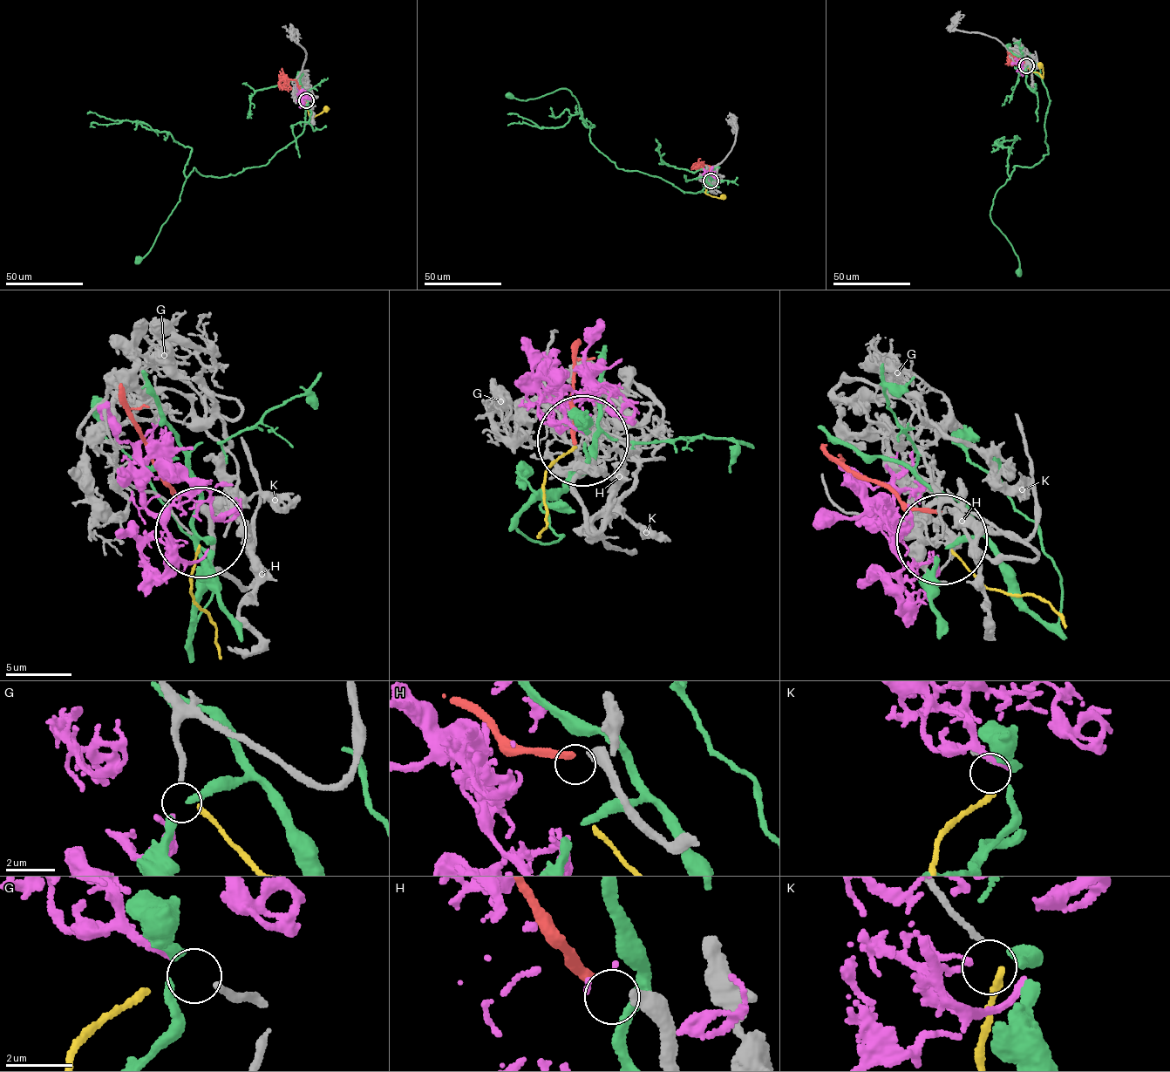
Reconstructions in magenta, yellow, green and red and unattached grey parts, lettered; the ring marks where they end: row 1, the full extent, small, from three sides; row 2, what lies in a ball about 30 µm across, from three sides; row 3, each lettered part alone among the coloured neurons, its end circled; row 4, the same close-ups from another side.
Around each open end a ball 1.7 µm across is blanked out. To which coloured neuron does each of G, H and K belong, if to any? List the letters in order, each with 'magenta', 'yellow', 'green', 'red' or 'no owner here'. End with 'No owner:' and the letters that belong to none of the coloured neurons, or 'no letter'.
G: magenta
H: red
K: yellow
No owner: no letter

